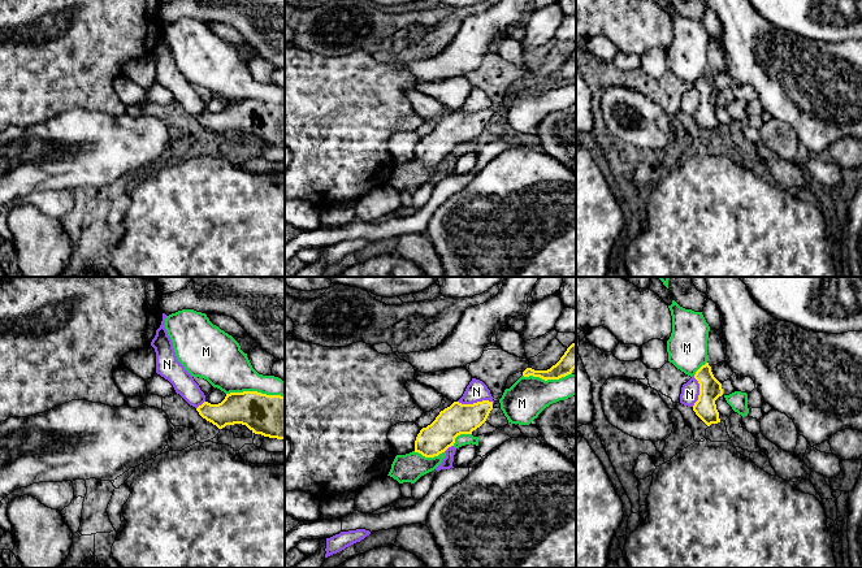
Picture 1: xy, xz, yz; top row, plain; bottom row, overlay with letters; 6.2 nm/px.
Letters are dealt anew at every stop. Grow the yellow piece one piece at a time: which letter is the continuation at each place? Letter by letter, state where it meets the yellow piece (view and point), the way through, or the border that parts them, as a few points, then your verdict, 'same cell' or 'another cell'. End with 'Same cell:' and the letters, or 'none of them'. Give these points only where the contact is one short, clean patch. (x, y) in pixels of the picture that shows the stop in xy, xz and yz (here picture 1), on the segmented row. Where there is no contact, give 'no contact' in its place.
M: contact xy (255, 391); another cell
N: contact xz (476, 403); another cell
Same cell: none of them

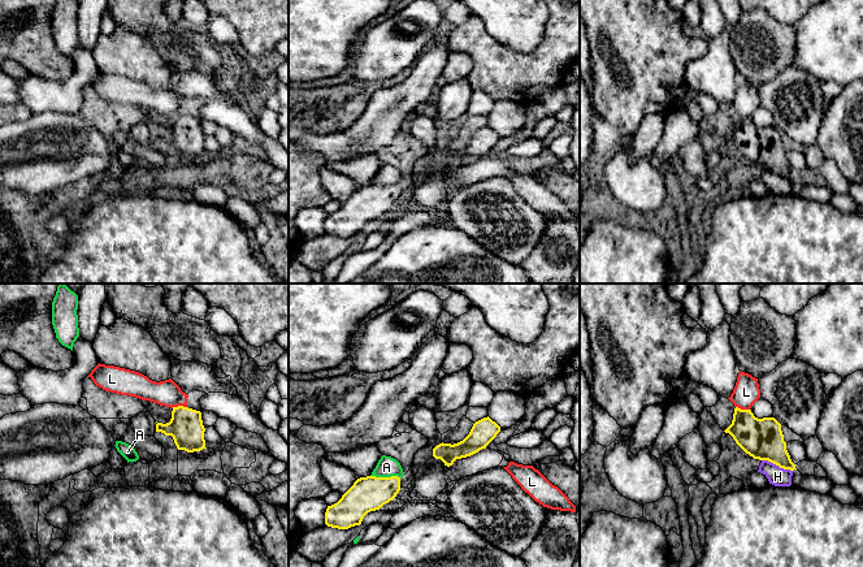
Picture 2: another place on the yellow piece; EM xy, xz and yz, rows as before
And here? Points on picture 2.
A: contact xz (386, 477); another cell
H: contact yz (777, 464); border yz (762, 459), (793, 471); another cell
L: contact xy (178, 406); border xy (186, 406), (172, 407); another cell
Same cell: none of them

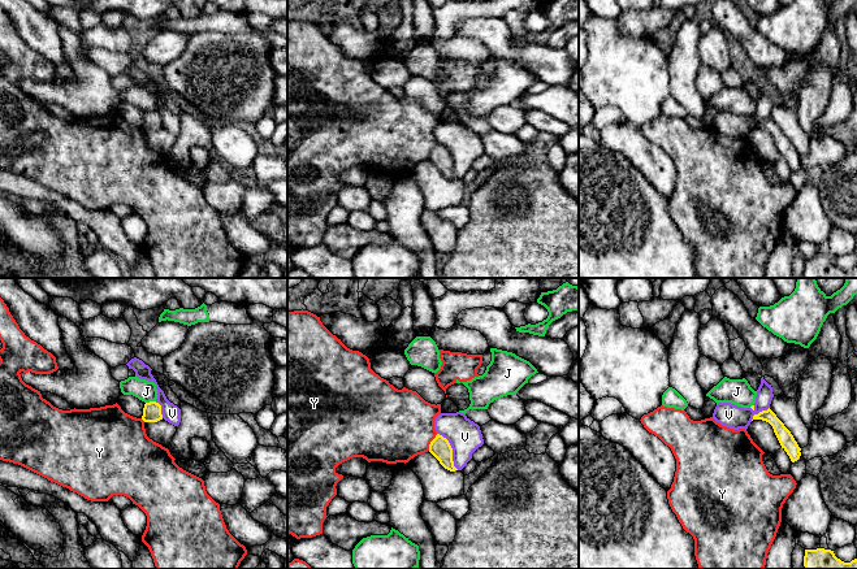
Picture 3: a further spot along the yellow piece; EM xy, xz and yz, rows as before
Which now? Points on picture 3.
J: contact xy (150, 402); border xy (155, 400), (146, 403); another cell
V: contact xz (451, 450); another cell
Y: contact xz (431, 442); another cell
Same cell: none of them

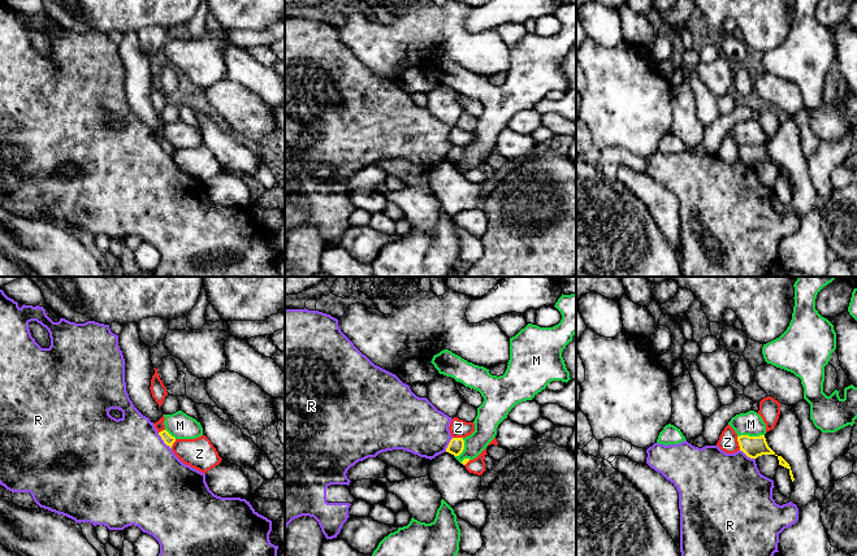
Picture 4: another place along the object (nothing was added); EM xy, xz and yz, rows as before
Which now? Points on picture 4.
M: contact yz (751, 437); border yz (764, 434), (738, 437); another cell
R: contact xy (163, 439); another cell
Z: contact yz (739, 443); another cell
Same cell: none of them

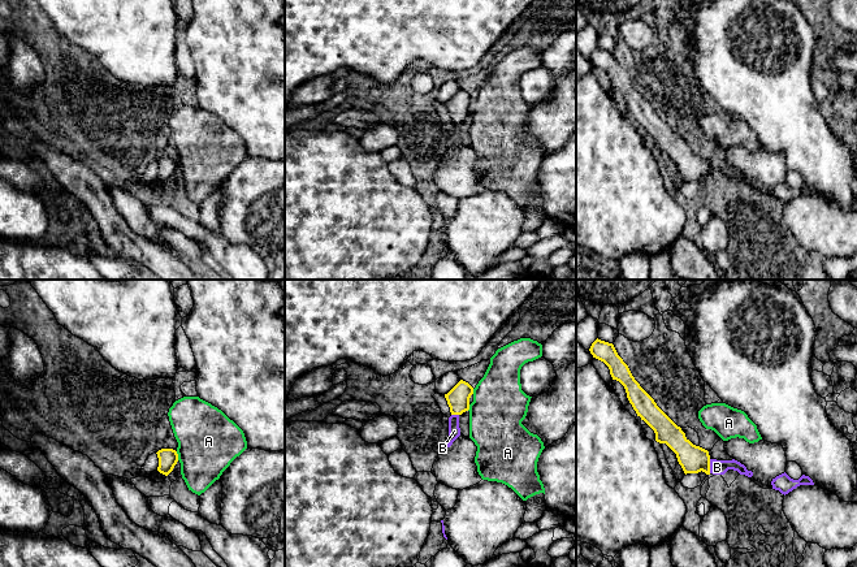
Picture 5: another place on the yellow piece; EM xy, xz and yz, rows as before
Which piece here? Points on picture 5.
A: contact xy (177, 455); another cell
B: contact yz (709, 466); way yz (693, 459), (698, 459), (709, 466), (717, 467); same cell
Same cell: B

